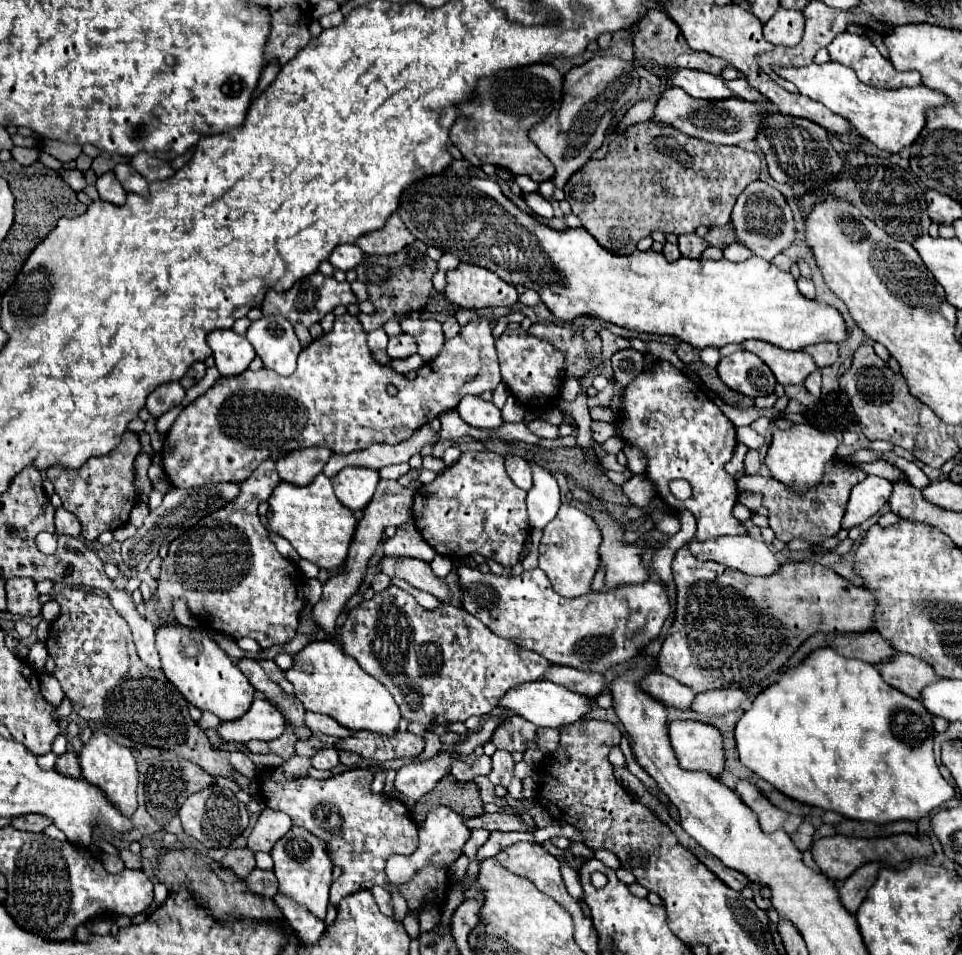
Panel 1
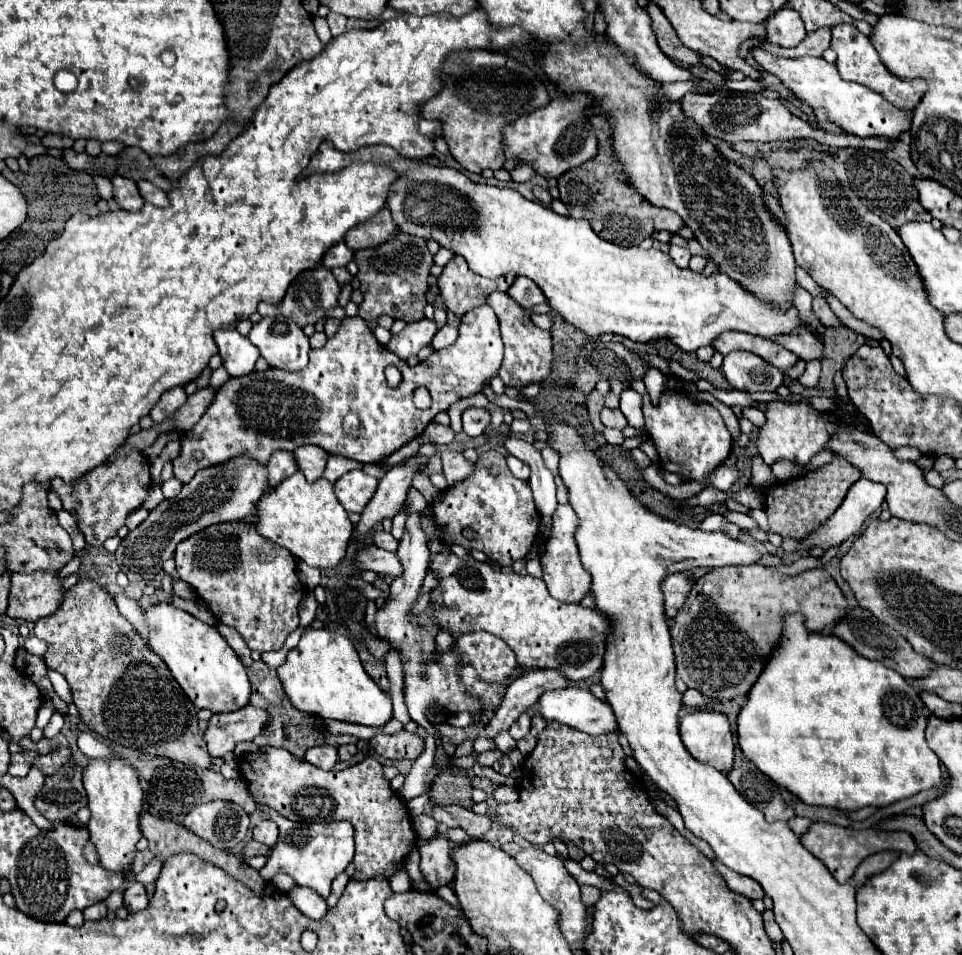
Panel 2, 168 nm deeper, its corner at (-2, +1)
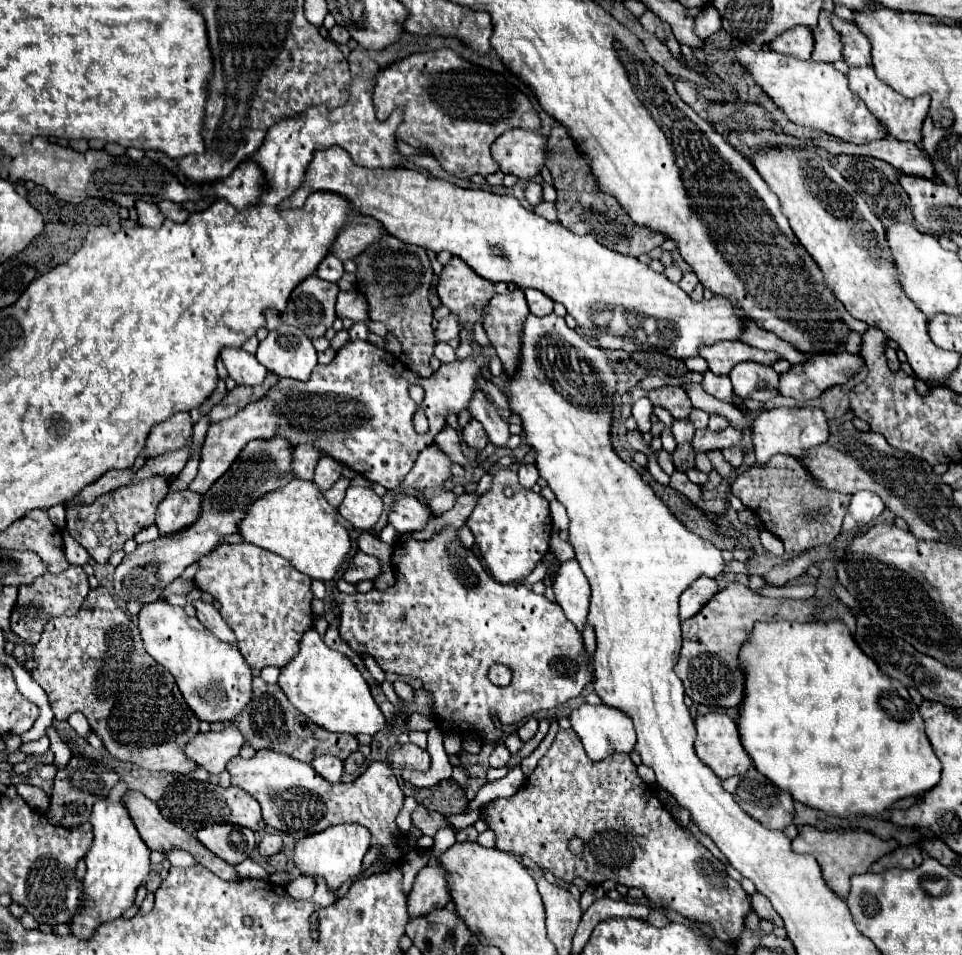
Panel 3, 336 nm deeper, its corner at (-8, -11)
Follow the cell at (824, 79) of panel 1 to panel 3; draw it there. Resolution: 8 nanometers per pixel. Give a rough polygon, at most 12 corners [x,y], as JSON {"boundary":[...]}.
{"boundary":[[736,49],[790,121],[848,143],[888,135],[832,63]]}

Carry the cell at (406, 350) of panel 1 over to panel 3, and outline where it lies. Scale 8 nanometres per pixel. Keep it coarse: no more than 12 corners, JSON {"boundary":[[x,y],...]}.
{"boundary":[[454,315],[442,319],[434,331],[436,341],[458,337],[460,325]]}

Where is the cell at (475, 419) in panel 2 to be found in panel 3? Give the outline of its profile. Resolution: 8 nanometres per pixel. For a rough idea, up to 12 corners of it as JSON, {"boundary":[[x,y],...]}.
{"boundary":[[476,419],[464,427],[462,439],[470,447],[484,449],[488,443],[482,423]]}

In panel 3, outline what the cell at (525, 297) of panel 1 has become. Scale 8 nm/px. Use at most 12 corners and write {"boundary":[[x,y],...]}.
{"boundary":[[524,289],[532,315],[552,313],[554,301],[538,289]]}

